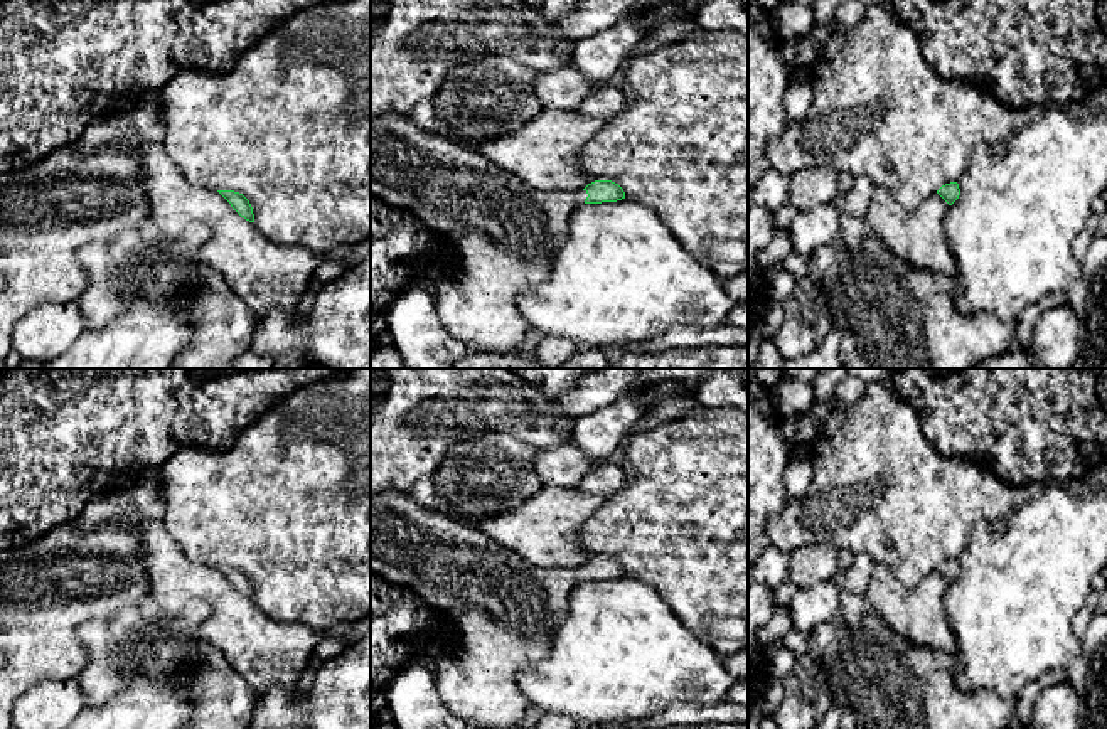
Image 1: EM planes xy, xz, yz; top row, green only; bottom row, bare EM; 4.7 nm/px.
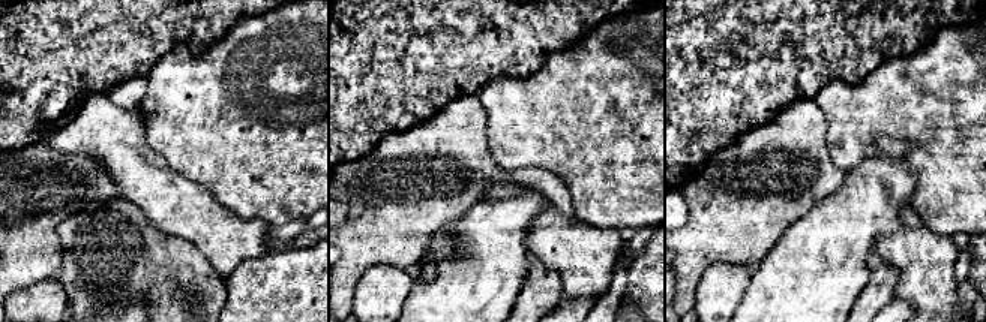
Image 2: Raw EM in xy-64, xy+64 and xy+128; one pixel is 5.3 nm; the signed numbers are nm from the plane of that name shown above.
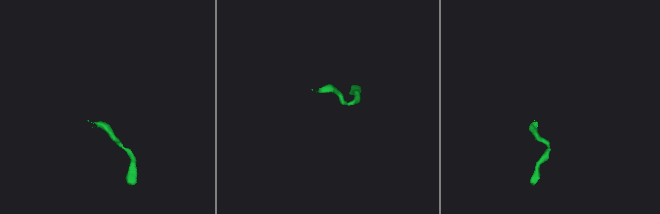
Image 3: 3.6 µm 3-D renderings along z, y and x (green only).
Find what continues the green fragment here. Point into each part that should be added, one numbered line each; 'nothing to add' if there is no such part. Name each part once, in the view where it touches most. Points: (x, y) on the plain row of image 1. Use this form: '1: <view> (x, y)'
1: xz (504, 611)

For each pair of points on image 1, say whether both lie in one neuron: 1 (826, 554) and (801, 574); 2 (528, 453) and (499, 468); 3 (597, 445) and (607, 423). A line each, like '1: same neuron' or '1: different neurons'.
1: same neuron
2: same neuron
3: same neuron

